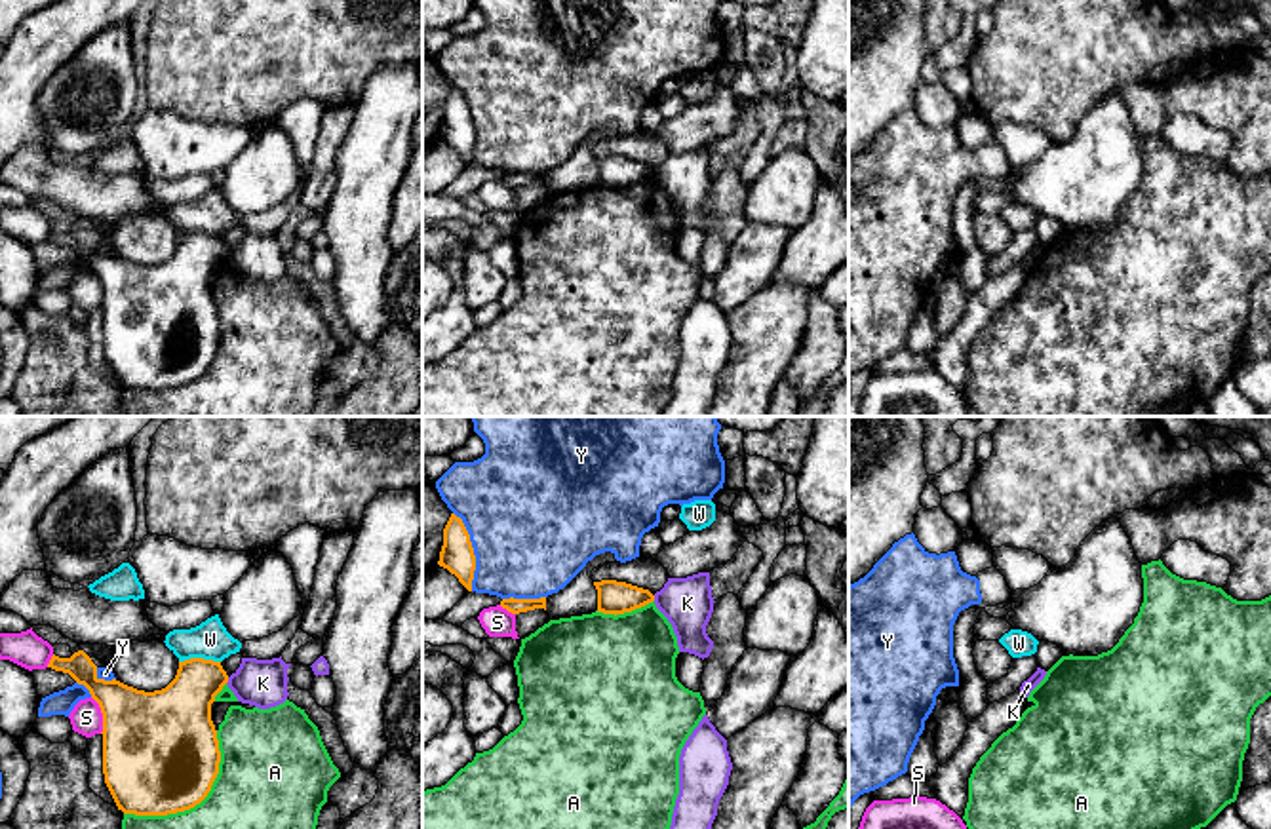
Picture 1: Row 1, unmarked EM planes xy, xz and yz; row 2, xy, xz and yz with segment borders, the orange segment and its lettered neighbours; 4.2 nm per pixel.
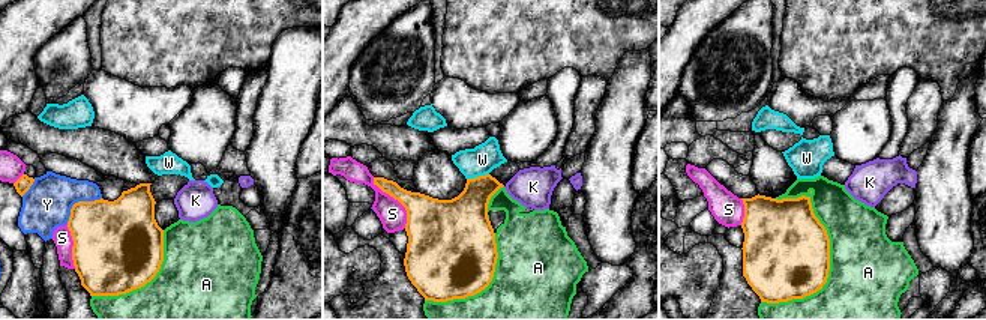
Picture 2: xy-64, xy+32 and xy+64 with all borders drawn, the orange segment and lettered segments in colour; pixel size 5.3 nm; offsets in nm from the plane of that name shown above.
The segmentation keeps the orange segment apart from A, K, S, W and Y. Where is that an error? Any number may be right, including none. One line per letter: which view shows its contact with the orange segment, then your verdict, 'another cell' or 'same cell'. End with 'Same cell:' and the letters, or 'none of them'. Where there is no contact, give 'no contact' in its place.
A: contact in xy; another cell
K: contact in xy; another cell
S: contact in xy; another cell
W: contact in xy; another cell
Y: contact in xz; another cell
Same cell: none of them

